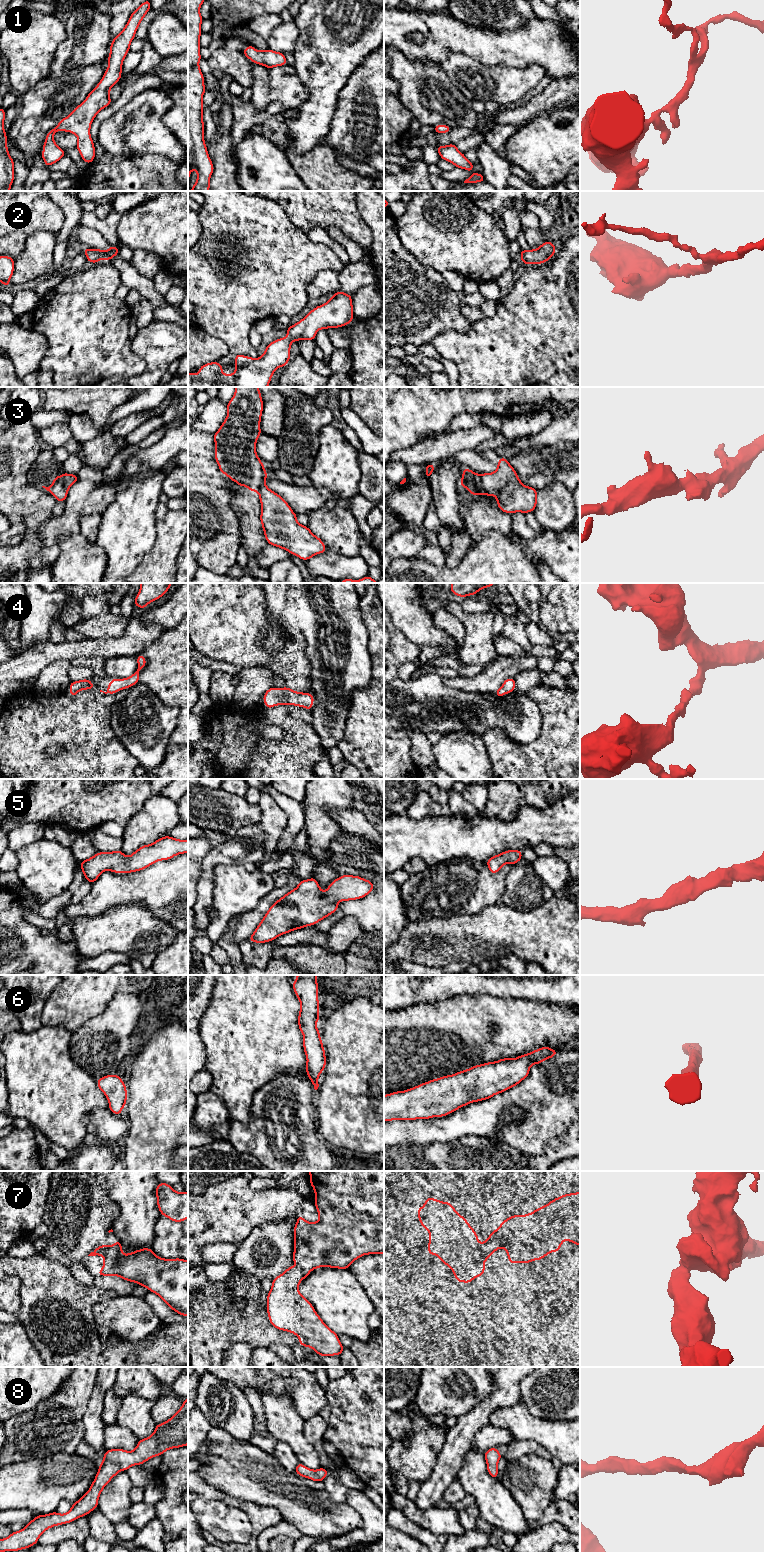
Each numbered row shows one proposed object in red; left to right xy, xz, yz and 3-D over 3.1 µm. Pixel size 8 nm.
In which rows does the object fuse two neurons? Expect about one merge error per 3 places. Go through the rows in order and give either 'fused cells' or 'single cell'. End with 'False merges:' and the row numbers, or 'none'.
1: single cell
2: single cell
3: fused cells
4: single cell
5: single cell
6: single cell
7: single cell
8: single cell
False merges: 3

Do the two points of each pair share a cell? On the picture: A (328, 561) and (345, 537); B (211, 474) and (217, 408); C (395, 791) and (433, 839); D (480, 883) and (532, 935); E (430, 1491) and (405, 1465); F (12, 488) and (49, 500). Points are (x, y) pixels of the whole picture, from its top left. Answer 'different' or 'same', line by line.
A: different
B: different
C: different
D: different
E: different
F: same

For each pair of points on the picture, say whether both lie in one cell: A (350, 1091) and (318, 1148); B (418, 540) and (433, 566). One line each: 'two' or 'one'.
A: two
B: two

